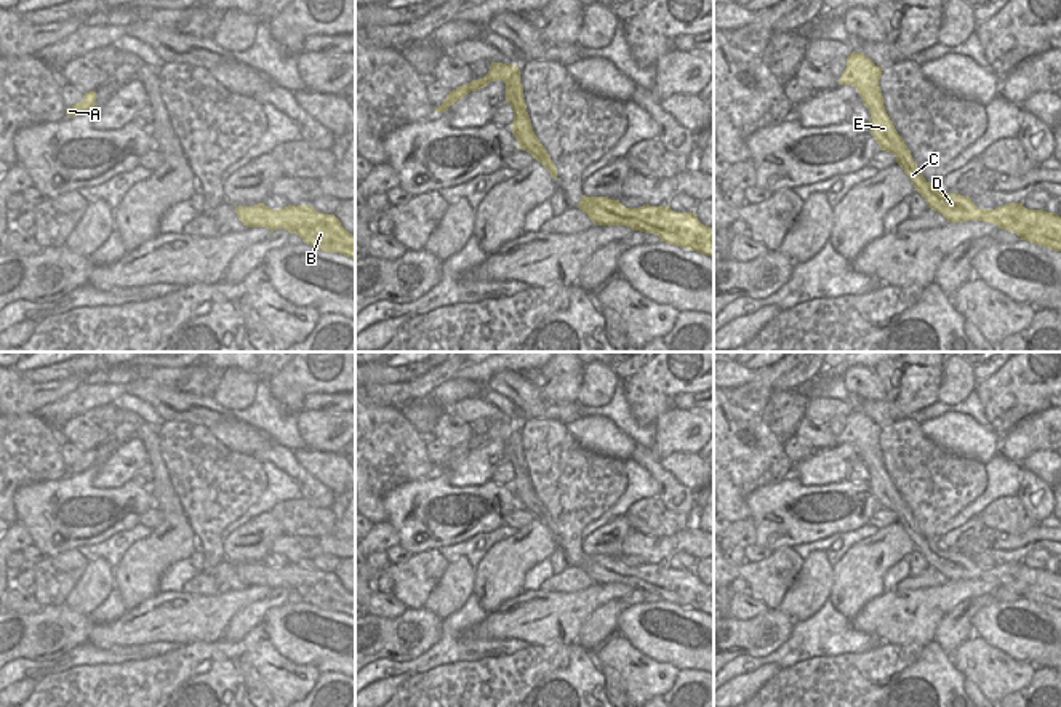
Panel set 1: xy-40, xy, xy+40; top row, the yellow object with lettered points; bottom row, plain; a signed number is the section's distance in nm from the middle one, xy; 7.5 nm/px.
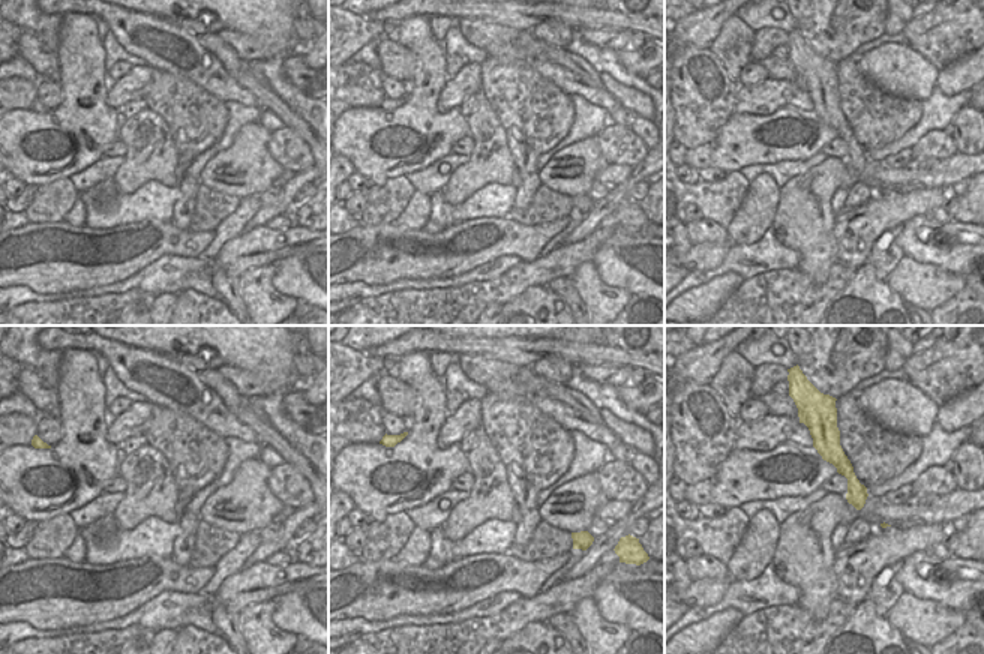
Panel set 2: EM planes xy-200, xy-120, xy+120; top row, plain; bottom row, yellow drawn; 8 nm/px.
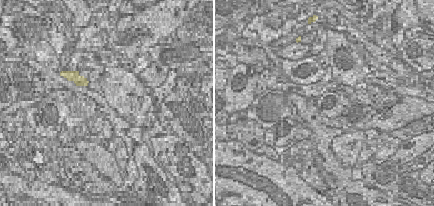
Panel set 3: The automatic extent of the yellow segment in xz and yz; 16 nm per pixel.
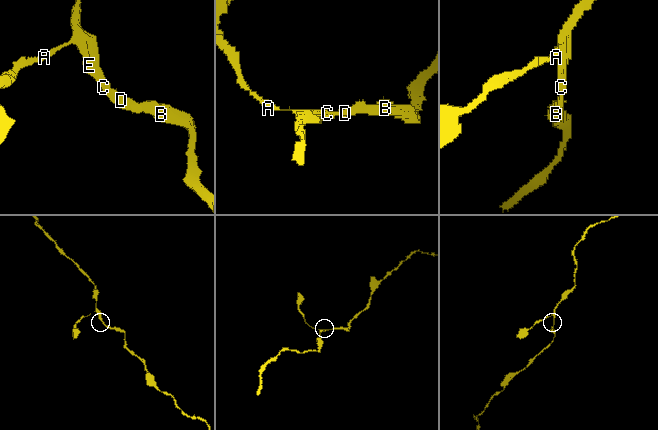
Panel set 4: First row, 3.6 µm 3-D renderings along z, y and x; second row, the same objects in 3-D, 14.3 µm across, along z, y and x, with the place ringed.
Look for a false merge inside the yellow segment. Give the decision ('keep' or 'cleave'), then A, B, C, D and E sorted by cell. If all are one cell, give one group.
keep; A B C D E

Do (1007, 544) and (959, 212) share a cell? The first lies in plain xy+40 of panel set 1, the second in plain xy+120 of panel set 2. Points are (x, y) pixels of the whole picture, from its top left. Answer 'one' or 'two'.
two

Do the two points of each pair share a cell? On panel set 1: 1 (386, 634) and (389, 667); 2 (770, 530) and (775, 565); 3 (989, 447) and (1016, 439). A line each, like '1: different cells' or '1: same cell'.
1: different cells
2: different cells
3: different cells

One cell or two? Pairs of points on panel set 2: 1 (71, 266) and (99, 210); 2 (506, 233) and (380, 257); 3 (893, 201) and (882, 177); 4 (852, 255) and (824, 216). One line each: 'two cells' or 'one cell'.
1: two cells
2: one cell
3: two cells
4: two cells

